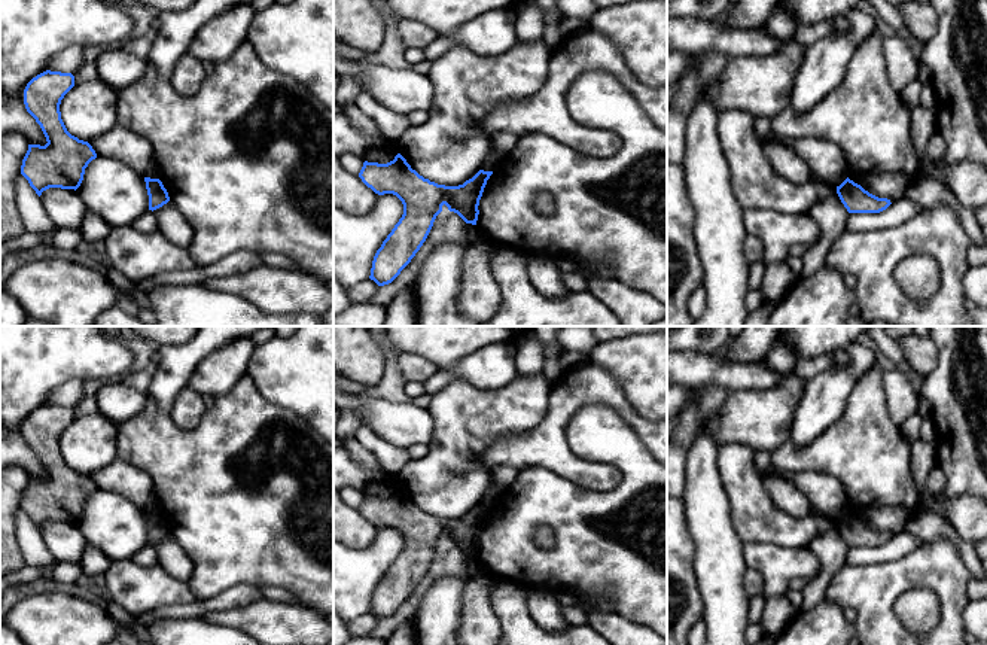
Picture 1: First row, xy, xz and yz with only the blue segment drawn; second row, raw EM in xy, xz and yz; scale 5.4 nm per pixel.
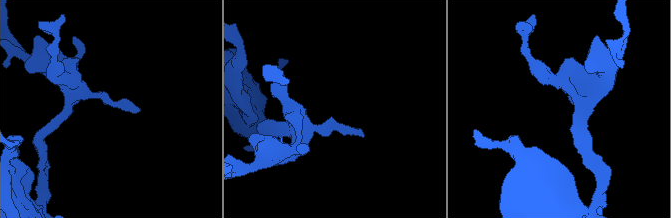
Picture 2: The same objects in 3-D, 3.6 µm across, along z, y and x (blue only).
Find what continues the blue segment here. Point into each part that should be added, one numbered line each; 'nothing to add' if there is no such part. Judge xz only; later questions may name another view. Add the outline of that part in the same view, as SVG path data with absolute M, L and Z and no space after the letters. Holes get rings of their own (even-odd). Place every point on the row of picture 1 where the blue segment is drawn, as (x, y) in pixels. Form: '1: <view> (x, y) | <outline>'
nothing to add

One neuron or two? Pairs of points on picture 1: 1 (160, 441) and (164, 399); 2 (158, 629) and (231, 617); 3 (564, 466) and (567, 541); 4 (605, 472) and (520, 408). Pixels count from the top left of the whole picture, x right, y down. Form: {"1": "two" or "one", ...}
{"1": "two", "2": "two", "3": "two", "4": "two"}

